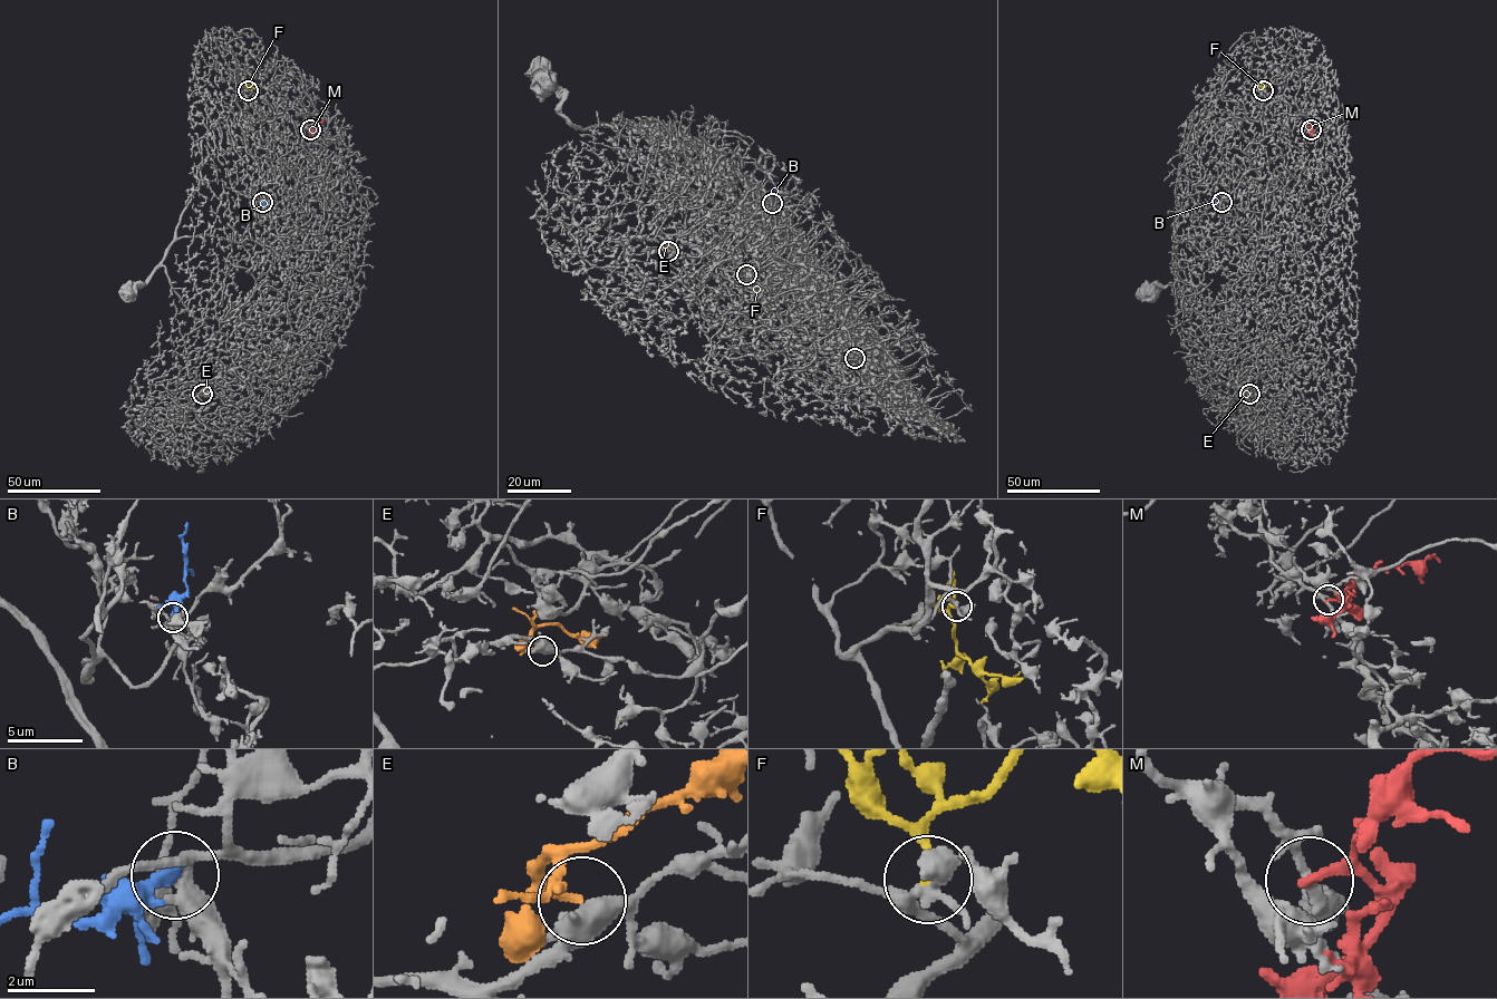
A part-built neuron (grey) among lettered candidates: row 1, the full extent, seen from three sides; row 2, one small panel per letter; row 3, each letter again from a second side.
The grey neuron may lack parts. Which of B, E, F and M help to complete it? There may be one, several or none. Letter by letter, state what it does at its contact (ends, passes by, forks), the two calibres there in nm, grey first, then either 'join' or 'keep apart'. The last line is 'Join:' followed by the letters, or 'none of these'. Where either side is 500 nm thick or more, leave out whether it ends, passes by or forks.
B: it ends there; 320 nm thick on the grey side, 280 nm on the other; keep apart
E: it ends there; 420 nm thick on the grey side, 190 nm on the other; keep apart
F: it ends there; 320 nm thick on the grey side, 240 nm on the other; join
M: it passes by; 180 nm thick on the grey side, 150 nm on the other; keep apart
Join: F

